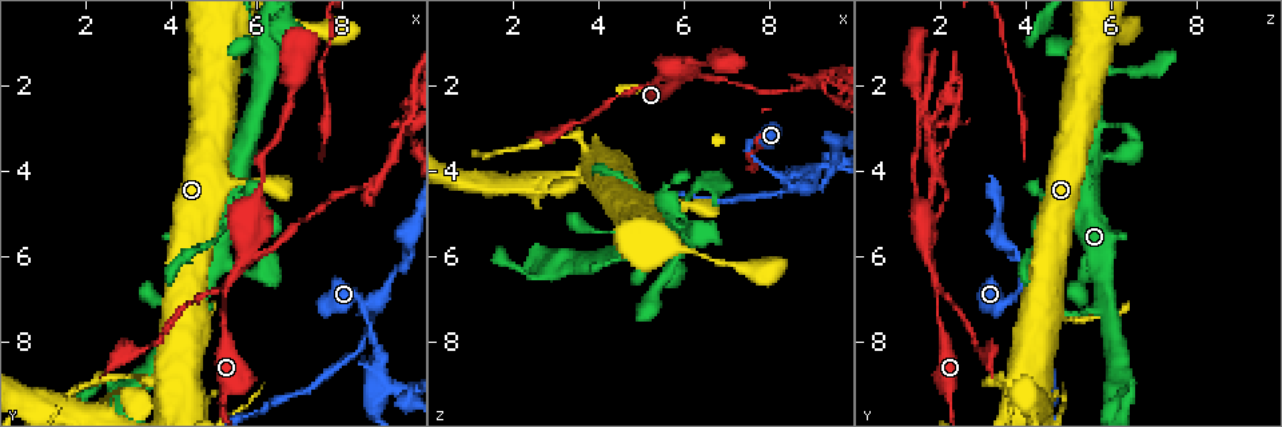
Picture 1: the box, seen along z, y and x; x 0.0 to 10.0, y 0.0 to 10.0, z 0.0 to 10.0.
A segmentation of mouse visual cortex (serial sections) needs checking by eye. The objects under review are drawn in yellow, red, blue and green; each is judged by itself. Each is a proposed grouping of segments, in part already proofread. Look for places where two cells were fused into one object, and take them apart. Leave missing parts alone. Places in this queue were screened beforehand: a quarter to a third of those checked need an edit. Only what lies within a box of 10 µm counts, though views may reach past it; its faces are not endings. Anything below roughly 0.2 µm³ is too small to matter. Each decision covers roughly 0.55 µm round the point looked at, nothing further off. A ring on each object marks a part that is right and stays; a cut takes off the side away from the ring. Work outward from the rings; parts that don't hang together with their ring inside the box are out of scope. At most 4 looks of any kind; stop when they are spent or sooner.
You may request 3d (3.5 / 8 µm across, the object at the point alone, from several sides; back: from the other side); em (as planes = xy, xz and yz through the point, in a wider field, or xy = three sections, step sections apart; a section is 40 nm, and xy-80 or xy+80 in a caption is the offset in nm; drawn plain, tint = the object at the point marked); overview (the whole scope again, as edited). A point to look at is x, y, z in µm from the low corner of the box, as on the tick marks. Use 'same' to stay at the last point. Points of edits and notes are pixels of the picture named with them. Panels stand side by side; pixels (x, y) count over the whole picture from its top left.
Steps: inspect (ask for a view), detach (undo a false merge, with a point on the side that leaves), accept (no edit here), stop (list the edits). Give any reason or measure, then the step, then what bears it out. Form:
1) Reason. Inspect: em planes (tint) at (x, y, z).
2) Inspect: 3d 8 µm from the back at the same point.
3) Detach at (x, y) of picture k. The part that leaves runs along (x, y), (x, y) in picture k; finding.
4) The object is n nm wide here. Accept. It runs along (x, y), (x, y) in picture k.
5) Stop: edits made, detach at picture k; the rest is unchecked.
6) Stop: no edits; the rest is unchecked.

Three-way junction. Inspect: 3d 3.5 µm at (8.55, 7.10, 4.40).

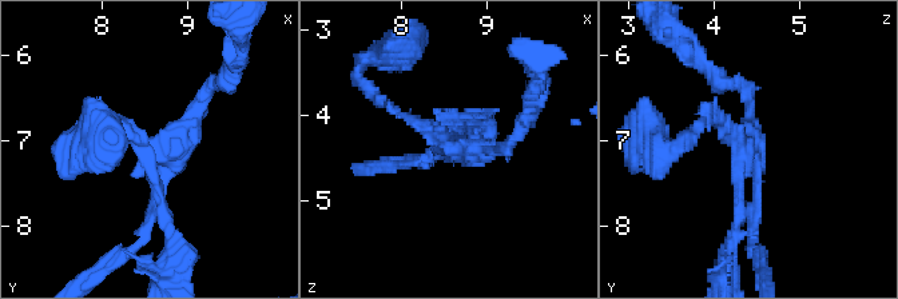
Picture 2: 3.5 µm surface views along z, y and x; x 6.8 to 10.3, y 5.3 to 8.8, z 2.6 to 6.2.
Now the EM. Inspect: em xy step 2 (tint) at (8.50, 7.10, 4.35).

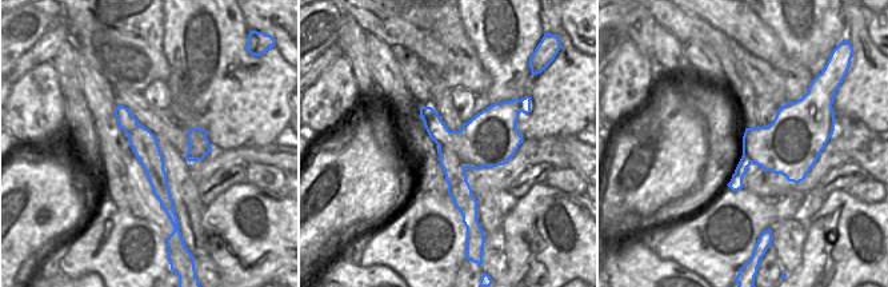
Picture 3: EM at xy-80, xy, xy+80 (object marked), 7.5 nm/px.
Detach at (722, 254) of picture 2. Two cells meet here.

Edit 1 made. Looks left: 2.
Abrupt turn. Inspect: 3d 3.5 µm at (3.50, 8.95, 3.15).

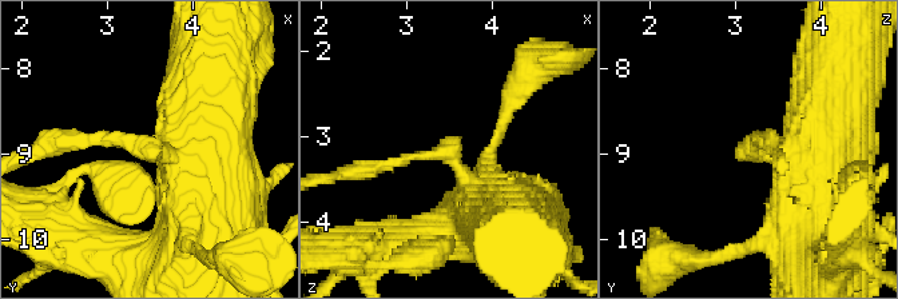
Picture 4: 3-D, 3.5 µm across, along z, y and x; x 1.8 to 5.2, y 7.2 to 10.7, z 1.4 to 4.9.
The arms are 150, 700 nm wide. Inspect: em xy step 2 (tint) at (3.55, 8.95, 3.25).

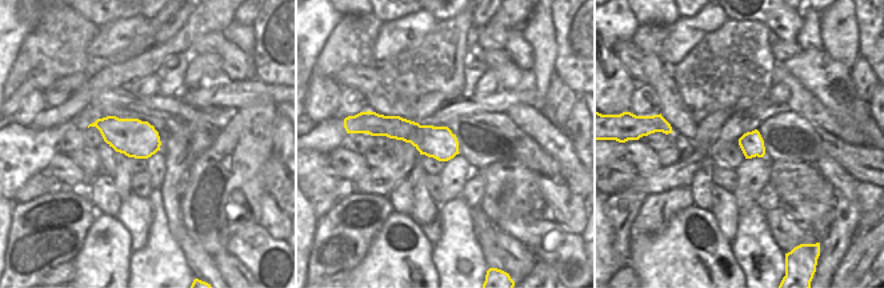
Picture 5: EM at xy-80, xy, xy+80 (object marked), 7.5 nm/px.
Detach at (110, 139) of picture 4. The part that leaves runs along (155, 154), (135, 140), (36, 150) in picture 4; two cells meet here.

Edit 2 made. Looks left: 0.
Stop: edits made, detach at picture 2, detach at picture 4; the rest is unchecked.

